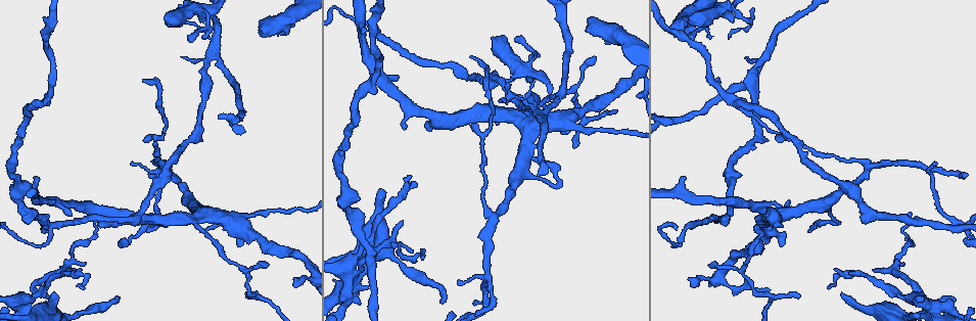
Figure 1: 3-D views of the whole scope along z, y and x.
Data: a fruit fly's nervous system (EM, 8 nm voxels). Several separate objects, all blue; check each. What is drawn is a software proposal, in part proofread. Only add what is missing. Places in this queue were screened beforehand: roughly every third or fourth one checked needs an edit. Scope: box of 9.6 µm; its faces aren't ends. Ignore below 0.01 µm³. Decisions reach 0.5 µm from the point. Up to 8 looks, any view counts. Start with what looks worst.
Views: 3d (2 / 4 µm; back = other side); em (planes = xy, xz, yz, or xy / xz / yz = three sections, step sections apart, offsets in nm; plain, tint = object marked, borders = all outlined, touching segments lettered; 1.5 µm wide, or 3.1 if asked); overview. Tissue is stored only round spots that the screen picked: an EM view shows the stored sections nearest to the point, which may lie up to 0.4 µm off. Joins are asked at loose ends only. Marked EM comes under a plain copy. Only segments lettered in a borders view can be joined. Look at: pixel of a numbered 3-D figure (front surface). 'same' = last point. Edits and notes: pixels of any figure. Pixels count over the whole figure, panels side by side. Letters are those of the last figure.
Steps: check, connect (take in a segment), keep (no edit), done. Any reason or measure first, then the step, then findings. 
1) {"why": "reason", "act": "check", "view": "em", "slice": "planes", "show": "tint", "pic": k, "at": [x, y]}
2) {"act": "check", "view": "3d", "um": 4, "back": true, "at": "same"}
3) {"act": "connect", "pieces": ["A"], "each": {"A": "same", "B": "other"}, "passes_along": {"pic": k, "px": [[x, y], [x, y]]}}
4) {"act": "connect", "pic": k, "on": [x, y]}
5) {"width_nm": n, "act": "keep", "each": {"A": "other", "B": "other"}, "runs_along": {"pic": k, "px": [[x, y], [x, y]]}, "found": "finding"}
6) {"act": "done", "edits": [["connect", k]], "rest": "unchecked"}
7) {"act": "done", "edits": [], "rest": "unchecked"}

{"why": "free end", "act": "check", "view": "3d", "um": 4, "pic": 1, "at": [954, 300]}

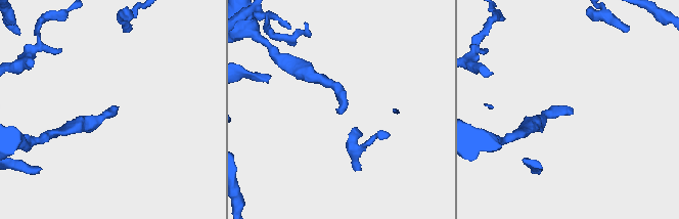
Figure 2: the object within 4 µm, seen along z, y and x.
{"why": "now the EM", "act": "check", "view": "em", "slice": "planes", "show": "borders", "pic": 2, "at": [340, 114]}

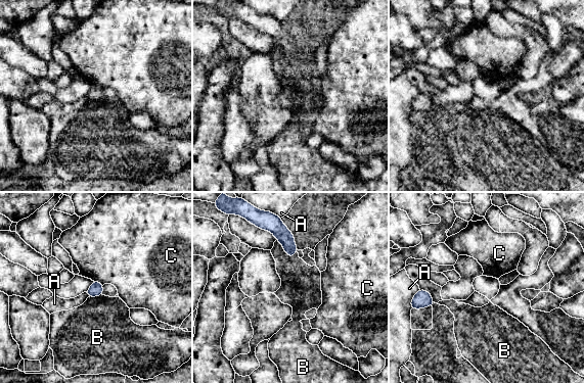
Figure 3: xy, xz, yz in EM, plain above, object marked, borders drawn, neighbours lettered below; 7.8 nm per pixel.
{"width_nm": 110, "act": "keep", "each": {"A": "other", "B": "other", "C": "other"}, "border": {"pic": 3, "px": [[276, 239], [289, 256], [295, 256]]}, "found": "none of them fits"}

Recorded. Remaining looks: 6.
{"why": "an open end", "act": "check", "view": "em", "slice": "yz", "step": 4, "show": "borders", "pic": 1, "at": [378, 191]}

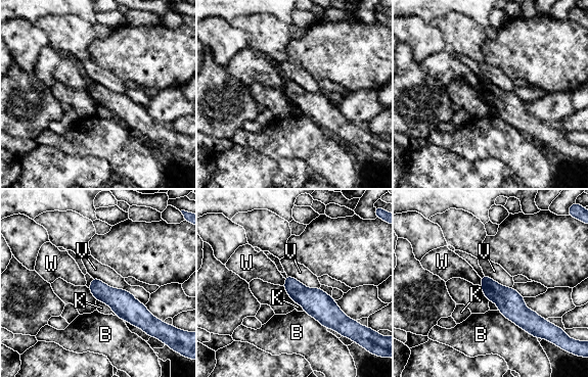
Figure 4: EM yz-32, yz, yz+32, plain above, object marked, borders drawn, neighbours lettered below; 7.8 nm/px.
{"width_nm": 160, "act": "keep", "each": {"B": "other", "K": "other", "V": "other", "W": "other"}, "border": {"pic": 4, "px": [[92, 277], [128, 290], [144, 304]]}, "found": "no lettered segment goes on from it"}

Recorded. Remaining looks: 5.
{"why": "thin end", "act": "check", "view": "3d", "um": 4, "pic": 1, "at": [596, 56]}

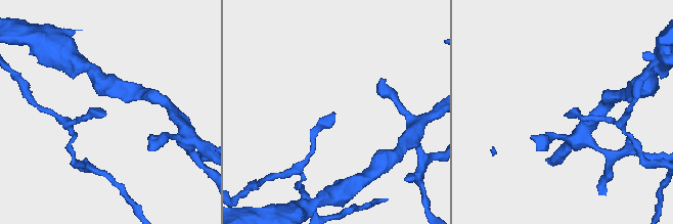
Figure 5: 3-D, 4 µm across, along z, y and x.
{"act": "check", "view": "em", "slice": "planes", "show": "borders", "pic": 5, "at": [568, 111]}

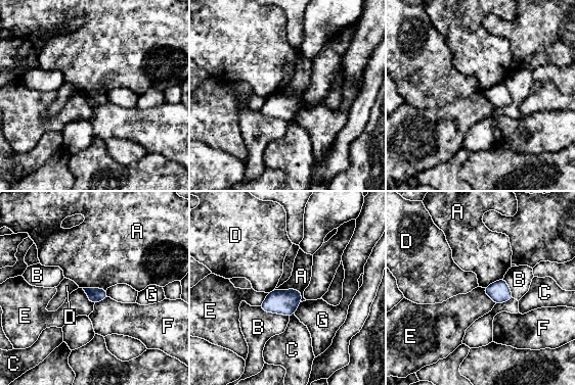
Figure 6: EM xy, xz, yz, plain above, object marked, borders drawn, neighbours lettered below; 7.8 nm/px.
{"width_nm": 120, "act": "keep", "each": {"A": "other", "B": "other", "C": "other", "D": "other", "E": "other", "F": "other", "G": "other"}, "border": {"pic": 6, "px": [[274, 289], [297, 289], [302, 301]]}, "found": "no lettered segment goes on from it"}

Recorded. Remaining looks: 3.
{"act": "done", "edits": [], "rest": "unchecked"}

